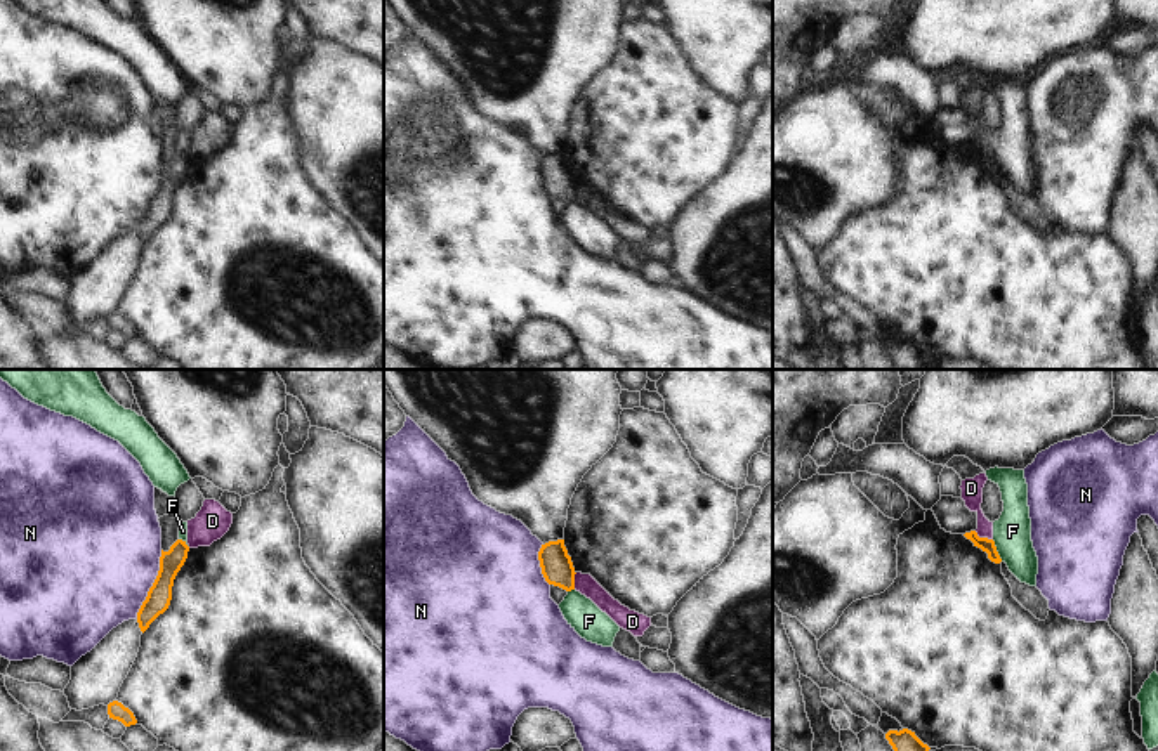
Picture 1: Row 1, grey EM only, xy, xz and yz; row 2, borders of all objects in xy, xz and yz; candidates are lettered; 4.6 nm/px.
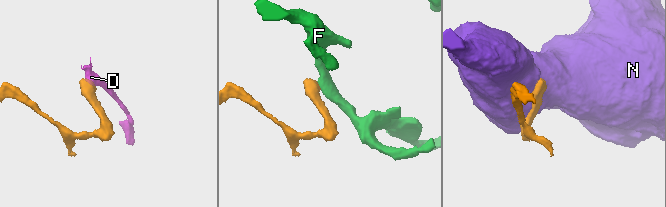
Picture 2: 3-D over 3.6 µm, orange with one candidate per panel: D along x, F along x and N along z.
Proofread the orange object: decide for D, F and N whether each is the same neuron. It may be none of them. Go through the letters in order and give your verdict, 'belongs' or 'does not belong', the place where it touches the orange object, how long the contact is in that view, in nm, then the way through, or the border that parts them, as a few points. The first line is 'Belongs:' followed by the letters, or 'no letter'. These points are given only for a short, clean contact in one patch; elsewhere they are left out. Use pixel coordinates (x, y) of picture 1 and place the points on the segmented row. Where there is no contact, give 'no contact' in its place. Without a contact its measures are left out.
Belongs: no letter
D: does not belong; contact yz (983, 538); length 100 nm; border yz (974, 531), (992, 540)
F: does not belong; contact yz (995, 550); length 120 nm; border yz (992, 540), (1002, 561)
N: does not belong; contact xy (153, 585); length 340 nm

